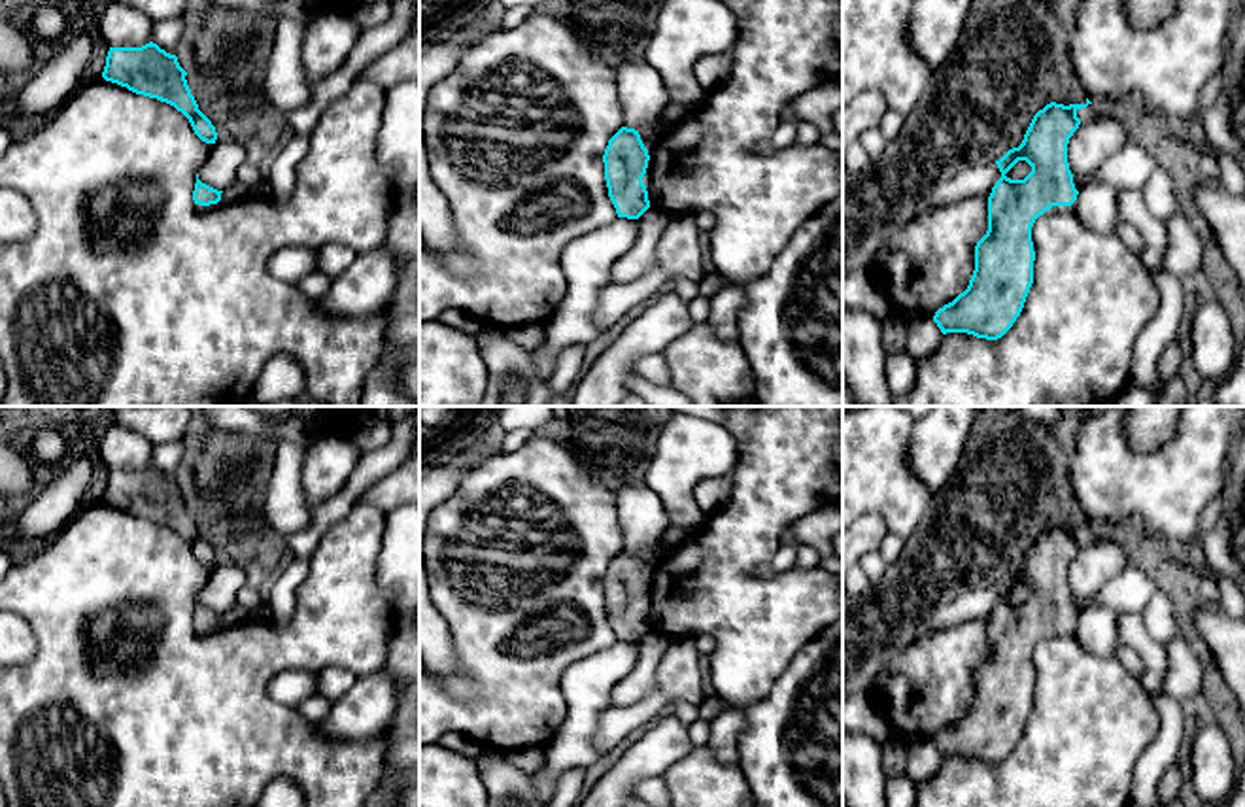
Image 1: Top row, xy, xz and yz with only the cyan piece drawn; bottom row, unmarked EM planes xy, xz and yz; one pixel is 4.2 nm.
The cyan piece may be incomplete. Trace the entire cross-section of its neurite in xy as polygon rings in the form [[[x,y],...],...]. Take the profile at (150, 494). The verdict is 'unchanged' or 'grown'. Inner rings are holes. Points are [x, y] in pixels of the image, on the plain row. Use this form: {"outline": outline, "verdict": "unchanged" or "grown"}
{"outline": [[[153,465],[142,471],[110,471],[102,495],[106,505],[174,529],[189,542],[202,565],[215,567],[215,550],[198,533],[185,499],[187,495],[179,489],[178,480]]], "verdict": "unchanged"}

